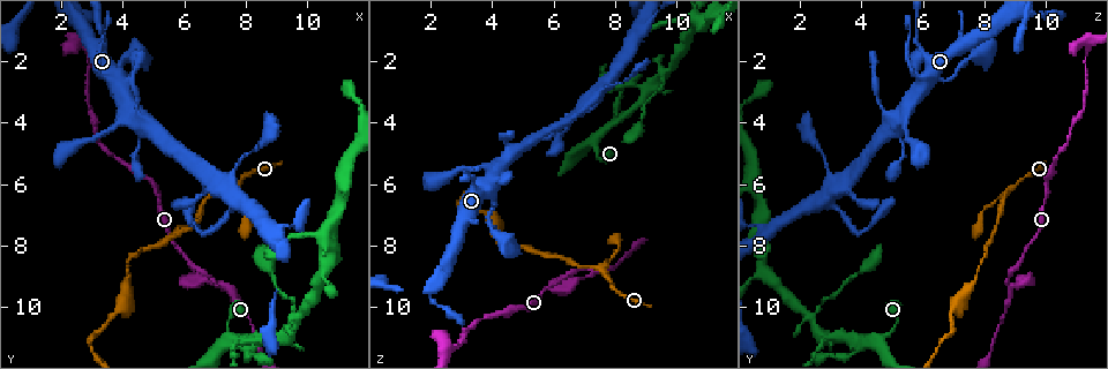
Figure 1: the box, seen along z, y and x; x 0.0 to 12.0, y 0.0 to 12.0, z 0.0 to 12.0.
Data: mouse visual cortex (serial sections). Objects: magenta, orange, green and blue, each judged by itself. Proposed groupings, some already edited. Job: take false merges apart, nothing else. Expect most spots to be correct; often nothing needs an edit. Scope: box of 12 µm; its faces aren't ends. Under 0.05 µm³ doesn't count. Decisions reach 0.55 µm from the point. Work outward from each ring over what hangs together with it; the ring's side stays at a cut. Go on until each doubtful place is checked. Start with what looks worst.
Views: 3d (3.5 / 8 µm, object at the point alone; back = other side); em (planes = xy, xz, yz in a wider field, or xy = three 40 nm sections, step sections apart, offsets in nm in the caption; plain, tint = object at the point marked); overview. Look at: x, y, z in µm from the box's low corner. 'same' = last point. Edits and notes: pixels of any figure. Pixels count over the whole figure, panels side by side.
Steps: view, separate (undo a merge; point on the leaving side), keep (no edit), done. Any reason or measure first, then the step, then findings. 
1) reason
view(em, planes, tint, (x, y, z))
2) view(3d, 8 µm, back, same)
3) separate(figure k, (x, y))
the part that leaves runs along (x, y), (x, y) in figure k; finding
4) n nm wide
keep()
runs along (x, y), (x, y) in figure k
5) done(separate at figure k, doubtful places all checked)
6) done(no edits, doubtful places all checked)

sharp bend
view(3d, 3.5 µm, (7.3, 9.2, 8.8))

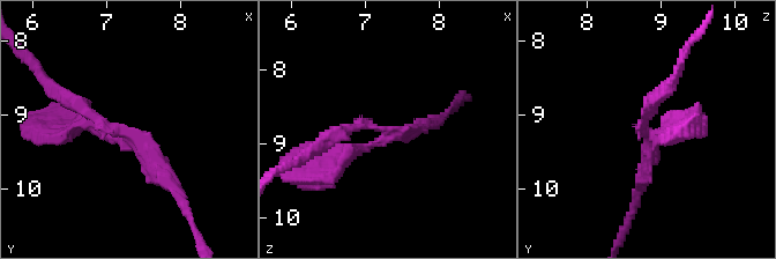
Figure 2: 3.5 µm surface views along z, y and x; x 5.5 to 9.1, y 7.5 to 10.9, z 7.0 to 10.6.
3 arms; arms of 200, 200, 250 nm
view(em, xy, step 5, tint, (7.35, 9.30, 8.85))

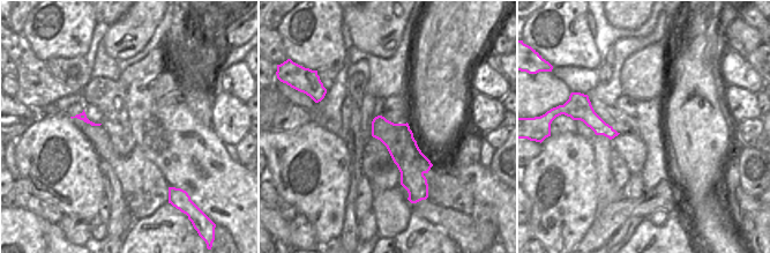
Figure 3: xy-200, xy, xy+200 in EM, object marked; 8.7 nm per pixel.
260 nm wide
keep()
runs along (329, 139), (360, 125), (389, 133), (329, 172) in figure 2; one cell here

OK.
view(3d, 3.5 µm, (9.1, 11.0, 3.0))

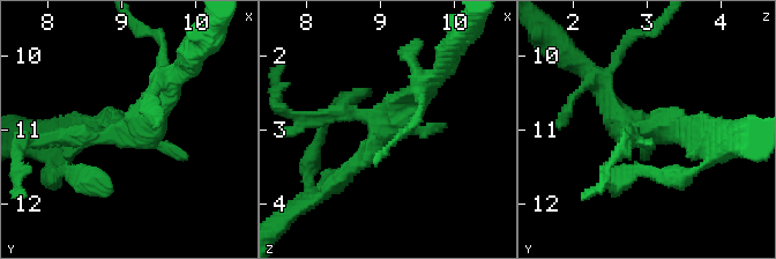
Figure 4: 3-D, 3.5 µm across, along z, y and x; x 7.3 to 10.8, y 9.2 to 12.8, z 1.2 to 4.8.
view(em, xy, step 5, tint, (9.10, 10.95, 2.95))

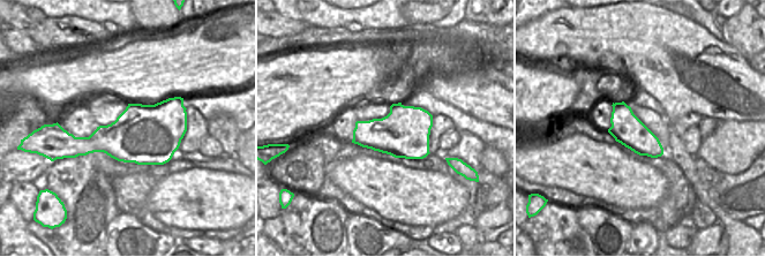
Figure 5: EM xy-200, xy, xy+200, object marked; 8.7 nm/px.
view(em, xy, step 3, tint, same)

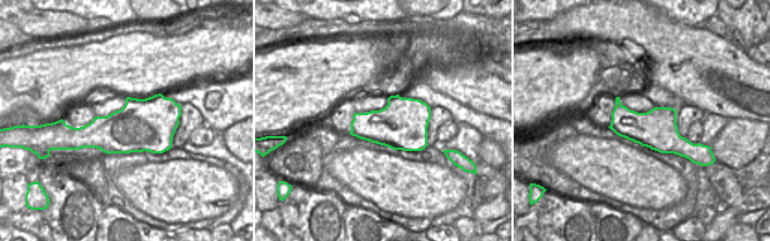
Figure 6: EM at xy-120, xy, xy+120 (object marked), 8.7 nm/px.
keep()
runs along (334, 184), (426, 83) in figure 4; continuous, no second cell

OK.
arms part here
view(3d, 3.5 µm, (2.6, 1.5, 11.3))

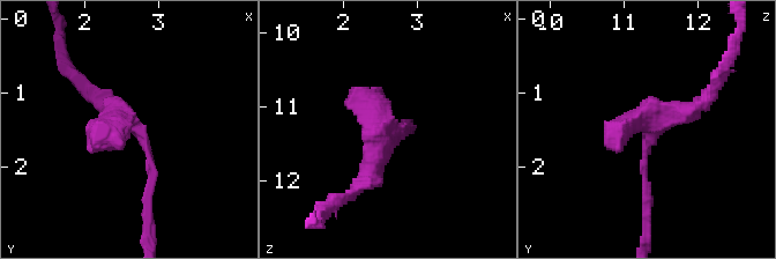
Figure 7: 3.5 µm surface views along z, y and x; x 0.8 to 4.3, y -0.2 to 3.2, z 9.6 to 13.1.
need the tissue
view(em, xy, step 5, tint, (2.60, 1.45, 11.35))

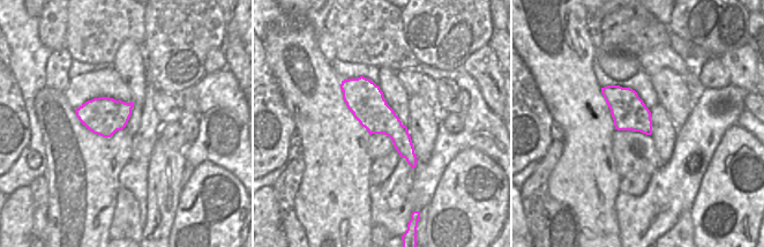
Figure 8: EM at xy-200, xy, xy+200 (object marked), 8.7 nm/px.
another direction
view(em, xy, step 3, tint, same)

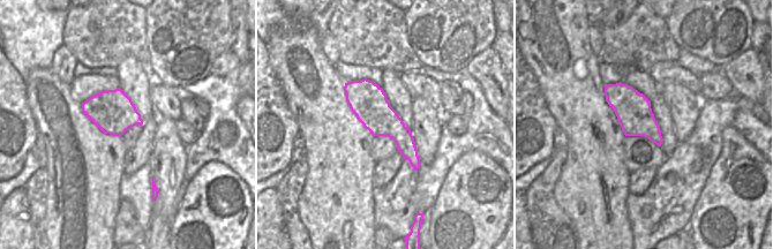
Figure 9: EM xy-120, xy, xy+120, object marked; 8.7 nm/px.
keep()
continuous, no second cell

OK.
done(no edits, doubtful places all checked)

